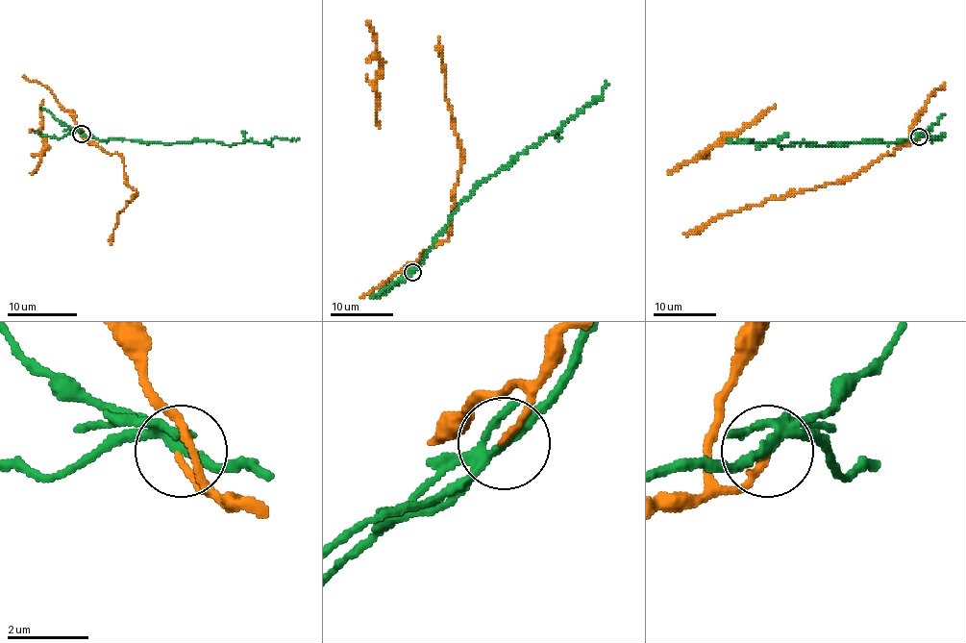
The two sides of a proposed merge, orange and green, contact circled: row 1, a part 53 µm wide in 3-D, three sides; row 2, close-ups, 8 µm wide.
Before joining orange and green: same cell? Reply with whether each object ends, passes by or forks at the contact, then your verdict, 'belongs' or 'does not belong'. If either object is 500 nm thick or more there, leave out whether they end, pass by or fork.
orange ends there; green forks there; does not belong

